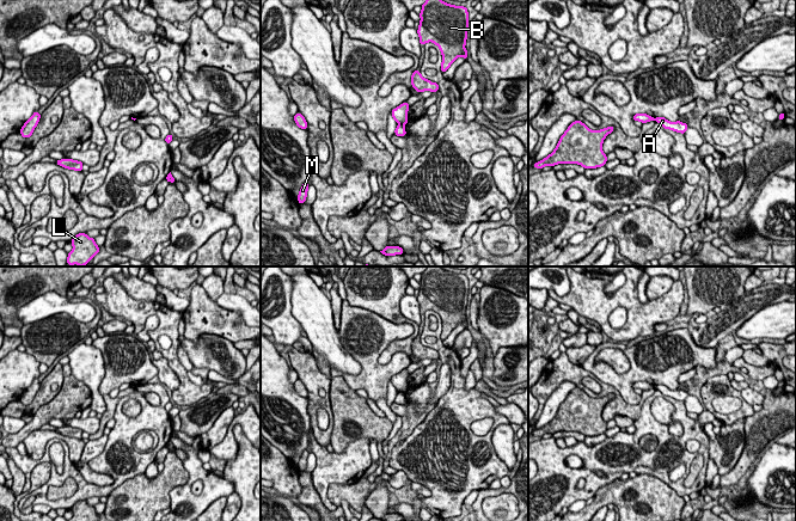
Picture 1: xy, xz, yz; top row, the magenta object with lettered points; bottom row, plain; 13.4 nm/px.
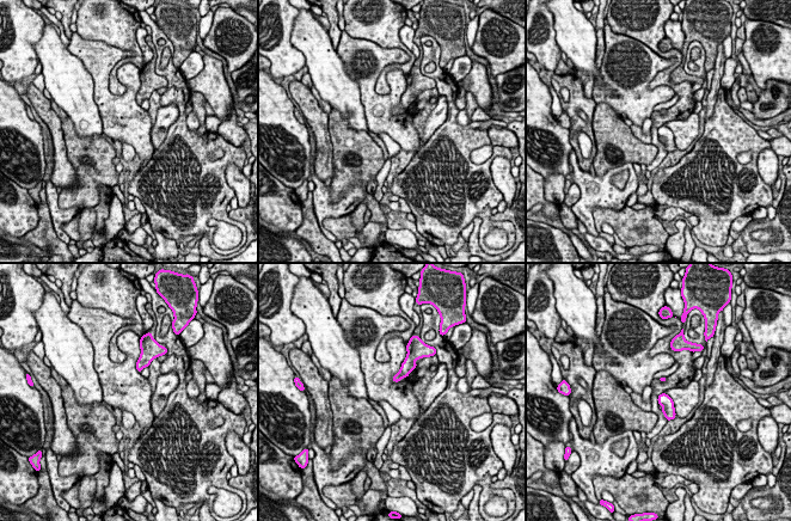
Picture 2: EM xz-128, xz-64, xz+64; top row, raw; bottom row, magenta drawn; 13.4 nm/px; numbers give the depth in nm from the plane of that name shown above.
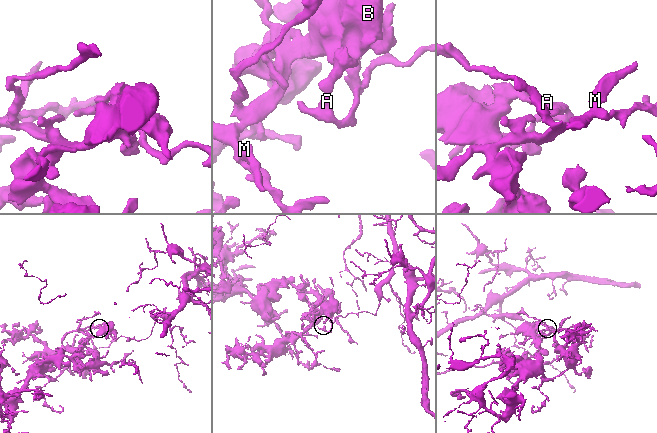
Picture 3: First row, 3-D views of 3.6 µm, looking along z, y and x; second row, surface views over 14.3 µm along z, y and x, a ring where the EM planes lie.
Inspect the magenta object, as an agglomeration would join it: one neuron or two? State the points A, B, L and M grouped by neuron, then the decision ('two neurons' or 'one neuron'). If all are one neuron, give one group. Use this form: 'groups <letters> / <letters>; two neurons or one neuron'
groups A / B L M; two neurons

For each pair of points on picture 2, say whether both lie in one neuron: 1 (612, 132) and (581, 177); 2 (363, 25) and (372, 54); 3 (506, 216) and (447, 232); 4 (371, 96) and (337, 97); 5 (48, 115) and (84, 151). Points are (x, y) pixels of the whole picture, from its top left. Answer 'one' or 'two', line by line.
1: two
2: two
3: two
4: two
5: two

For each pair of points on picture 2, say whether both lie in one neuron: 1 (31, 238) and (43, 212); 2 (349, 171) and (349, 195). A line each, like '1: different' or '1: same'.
1: same
2: different

